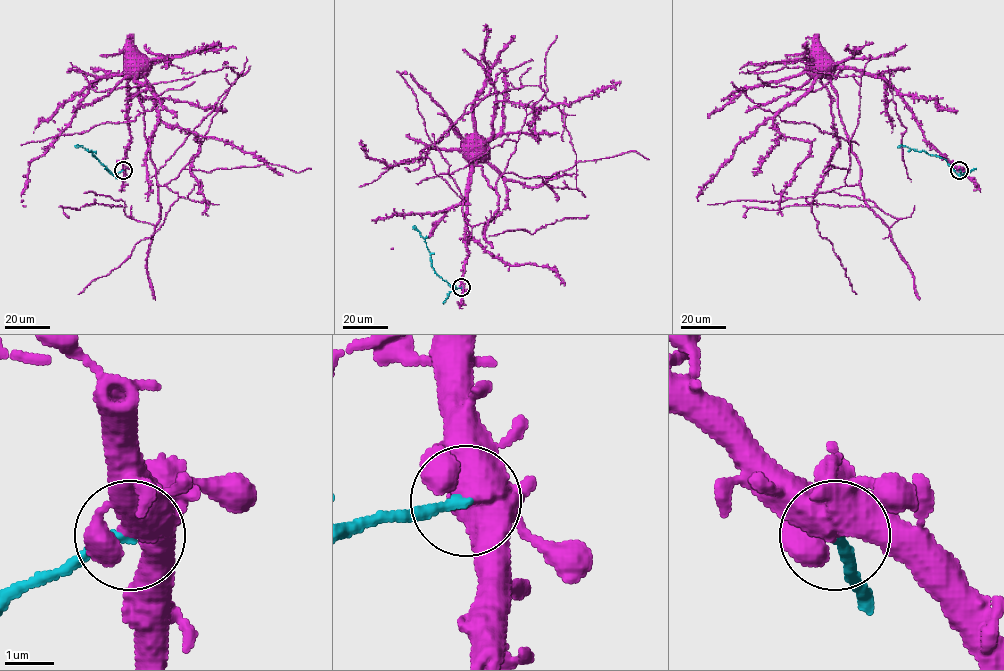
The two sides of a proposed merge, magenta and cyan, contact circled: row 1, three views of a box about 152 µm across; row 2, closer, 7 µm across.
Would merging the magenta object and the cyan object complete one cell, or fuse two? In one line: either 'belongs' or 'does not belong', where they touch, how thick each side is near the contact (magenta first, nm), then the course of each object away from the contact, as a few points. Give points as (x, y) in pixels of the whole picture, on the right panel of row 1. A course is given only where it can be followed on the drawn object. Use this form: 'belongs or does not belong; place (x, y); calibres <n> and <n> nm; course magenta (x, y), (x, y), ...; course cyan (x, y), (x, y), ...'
does not belong; place (959, 170); calibres 750 and 200 nm; course magenta (959, 170), (925, 139), (913, 112), (883, 78), (834, 66), (808, 66), (809, 70); course cyan (959, 170), (959, 176), (946, 160), (925, 151), (897, 146)

